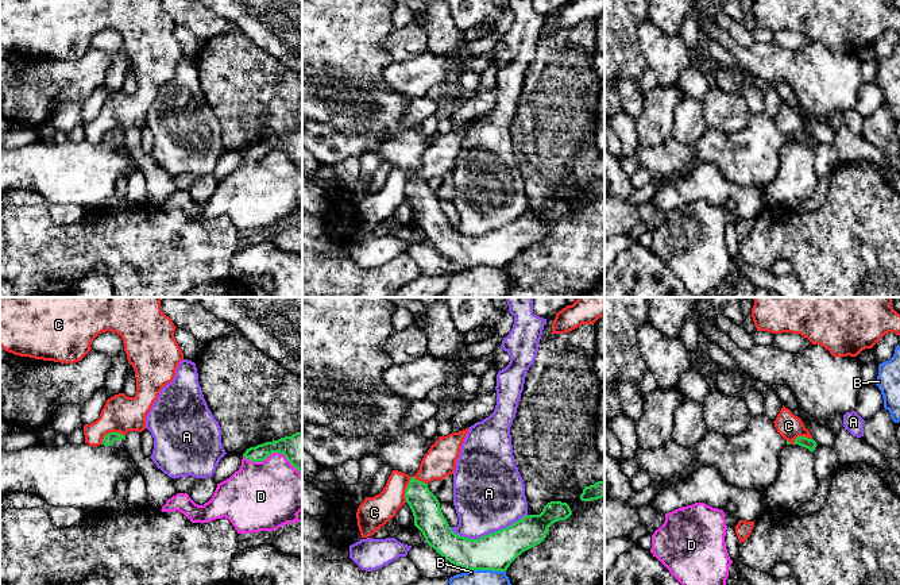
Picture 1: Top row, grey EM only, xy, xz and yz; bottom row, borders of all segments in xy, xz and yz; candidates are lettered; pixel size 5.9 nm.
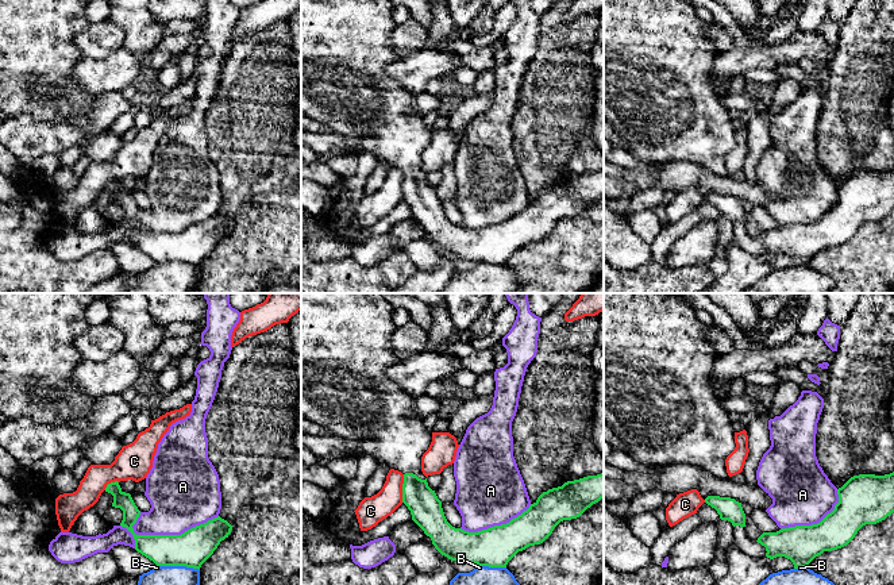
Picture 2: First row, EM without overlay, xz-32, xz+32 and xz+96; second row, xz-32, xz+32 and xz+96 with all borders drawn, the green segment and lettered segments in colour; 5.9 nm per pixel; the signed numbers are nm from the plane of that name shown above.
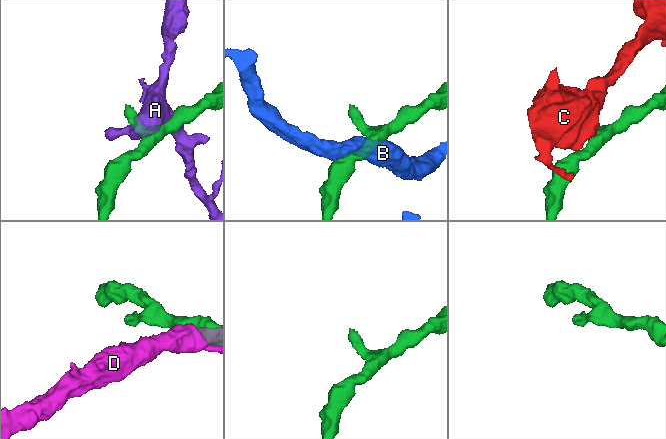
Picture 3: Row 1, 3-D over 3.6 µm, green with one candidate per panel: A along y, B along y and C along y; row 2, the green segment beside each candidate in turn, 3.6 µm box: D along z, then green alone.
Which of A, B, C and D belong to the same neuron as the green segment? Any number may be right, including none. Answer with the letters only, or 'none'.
none

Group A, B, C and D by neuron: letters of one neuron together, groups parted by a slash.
A / B / C / D

